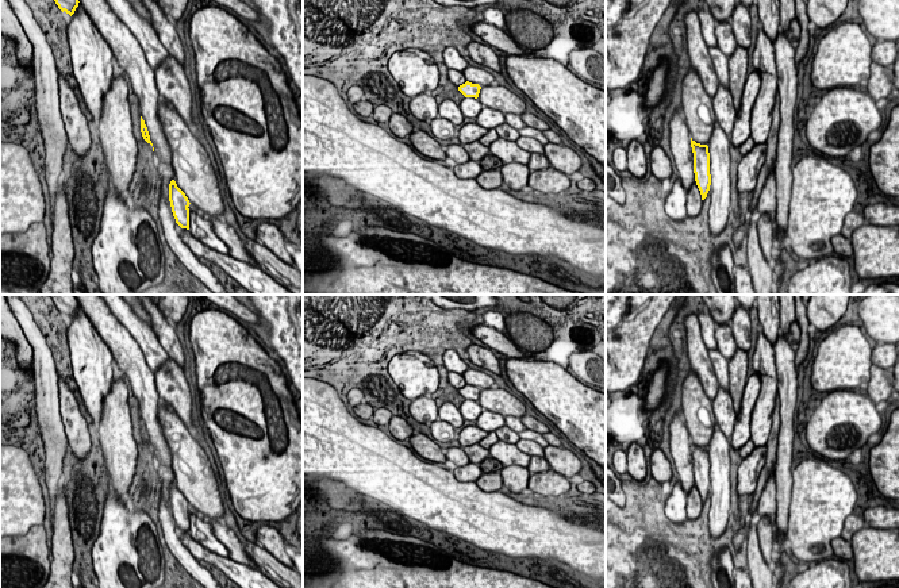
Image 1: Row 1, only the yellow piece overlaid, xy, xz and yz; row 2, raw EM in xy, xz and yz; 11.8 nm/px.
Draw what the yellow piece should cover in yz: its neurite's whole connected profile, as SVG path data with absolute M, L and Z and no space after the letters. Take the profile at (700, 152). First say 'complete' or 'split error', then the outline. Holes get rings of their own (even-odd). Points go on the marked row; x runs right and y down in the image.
complete; M691 138L691 147L694 153L695 181L700 191L702 200L704 200L707 197L711 185L708 146L696 143Z

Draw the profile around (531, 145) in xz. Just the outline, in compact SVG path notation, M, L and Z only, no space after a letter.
M519 137L516 145L529 153L543 153L543 145L535 138Z

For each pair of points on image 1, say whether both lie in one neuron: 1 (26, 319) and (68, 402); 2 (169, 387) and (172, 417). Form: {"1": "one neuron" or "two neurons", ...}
{"1": "two neurons", "2": "two neurons"}

